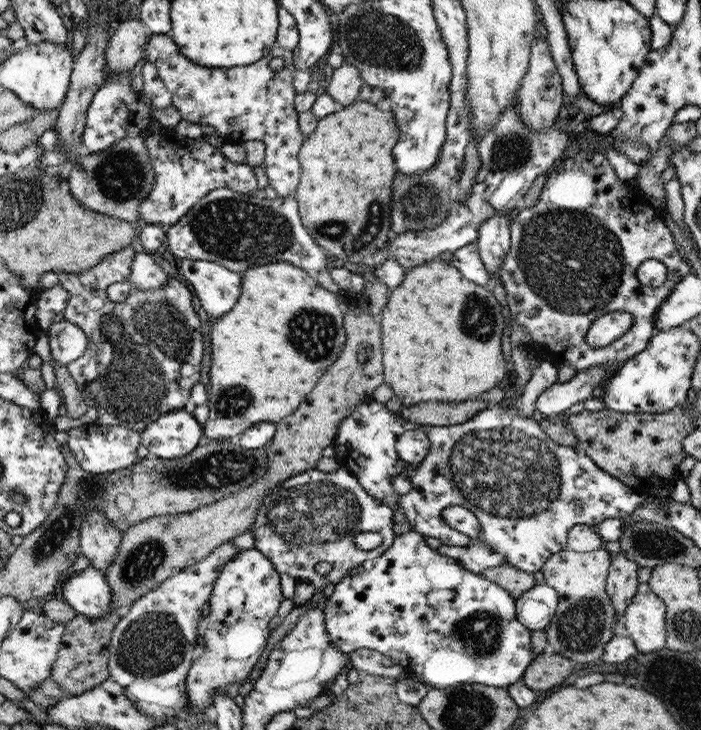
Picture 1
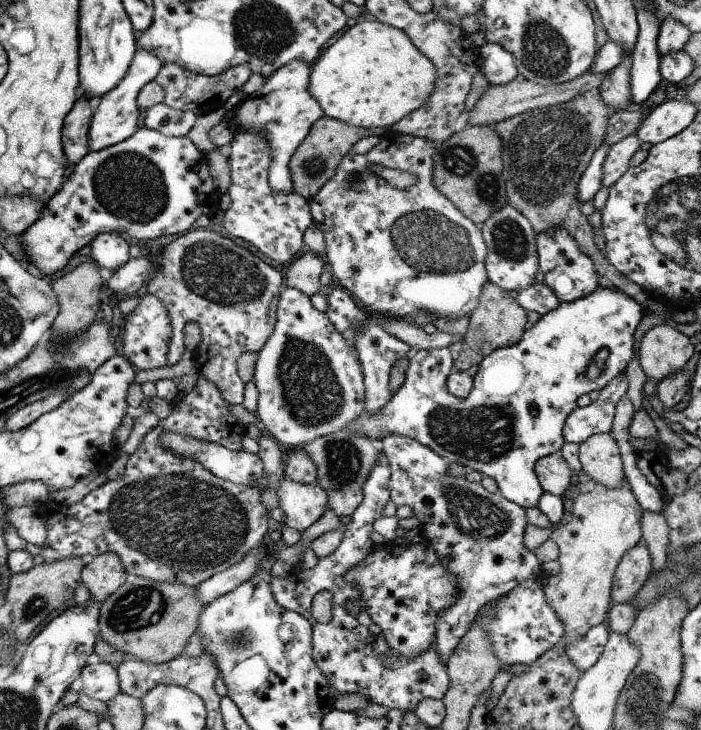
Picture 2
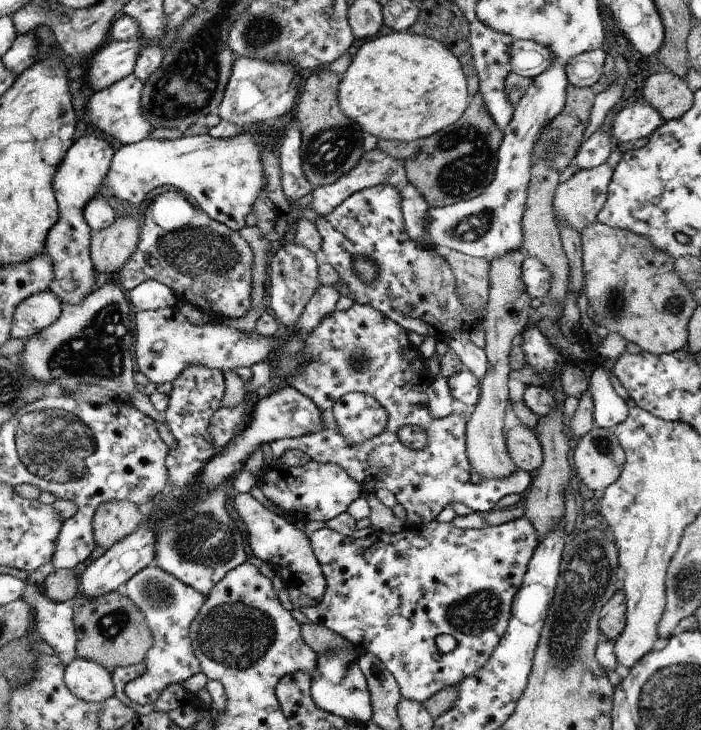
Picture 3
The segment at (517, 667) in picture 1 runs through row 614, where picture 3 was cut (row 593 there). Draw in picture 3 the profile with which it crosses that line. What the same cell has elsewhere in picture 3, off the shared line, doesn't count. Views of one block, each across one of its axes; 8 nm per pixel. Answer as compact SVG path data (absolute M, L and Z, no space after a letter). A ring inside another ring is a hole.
M524 516L516 518L516 520L512 520L511 522L500 524L500 526L488 525L486 528L480 528L480 530L462 530L451 523L433 521L426 525L407 525L400 532L393 534L383 532L382 530L374 531L370 536L358 540L325 527L310 536L310 546L312 546L312 550L314 550L314 554L316 554L320 566L322 566L322 571L327 581L327 588L319 604L297 609L308 618L310 623L324 626L334 633L340 634L340 636L349 641L362 653L371 652L374 654L396 679L401 696L404 699L423 703L428 698L432 698L437 692L444 690L446 686L458 686L466 676L472 676L480 668L486 666L486 662L488 662L494 649L500 643L500 638L506 633L505 629L508 627L508 622L510 621L514 596L522 585L529 562L538 543L539 536L537 535L537 530L534 528L534 523L530 522L528 518L524 518ZM442 634L450 634L456 639L454 650L443 653L437 649L436 637Z

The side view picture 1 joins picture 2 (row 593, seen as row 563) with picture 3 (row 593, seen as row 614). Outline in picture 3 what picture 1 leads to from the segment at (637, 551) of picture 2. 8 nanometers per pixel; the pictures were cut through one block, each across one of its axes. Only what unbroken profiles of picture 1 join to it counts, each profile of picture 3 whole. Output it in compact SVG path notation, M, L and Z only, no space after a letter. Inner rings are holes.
M616 591L614 596L602 607L599 615L599 627L604 639L615 642L622 634L626 620L626 597L623 591Z

